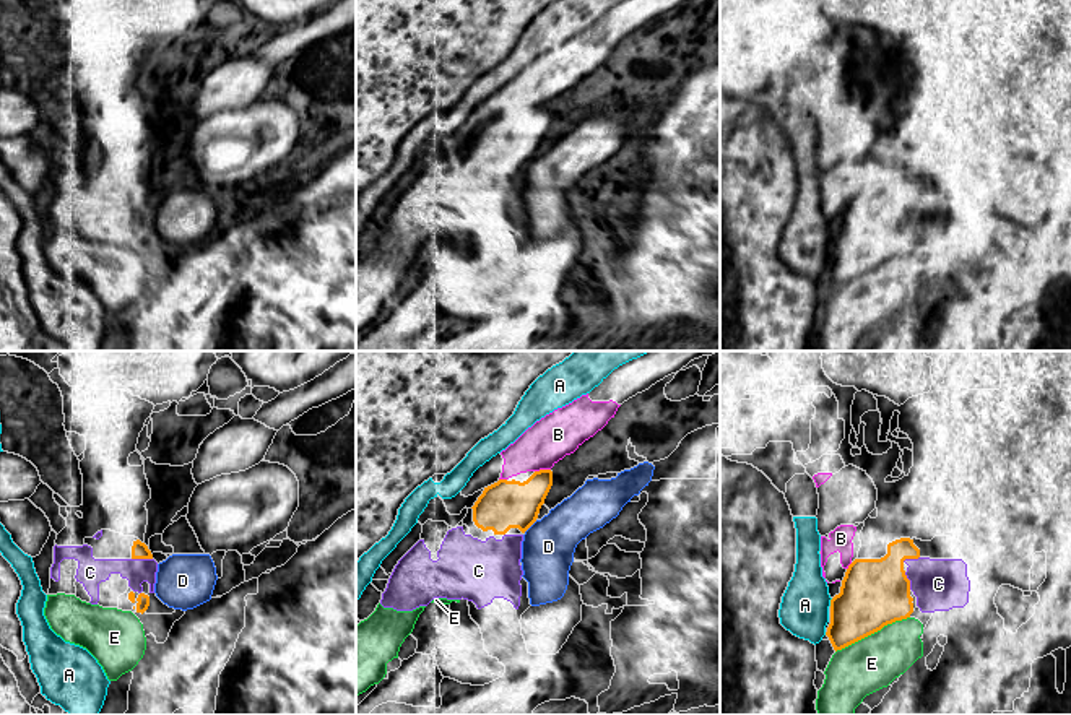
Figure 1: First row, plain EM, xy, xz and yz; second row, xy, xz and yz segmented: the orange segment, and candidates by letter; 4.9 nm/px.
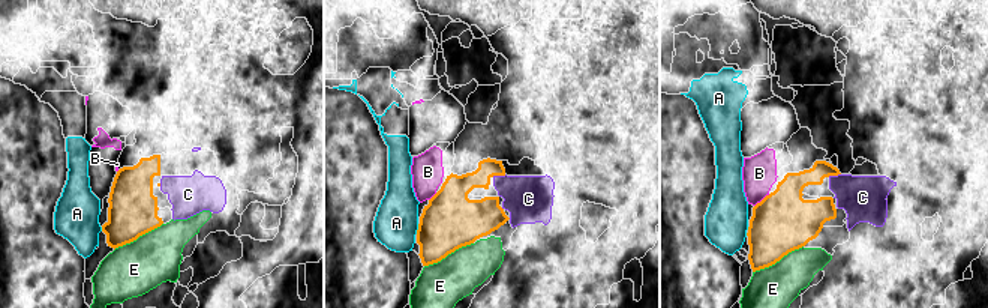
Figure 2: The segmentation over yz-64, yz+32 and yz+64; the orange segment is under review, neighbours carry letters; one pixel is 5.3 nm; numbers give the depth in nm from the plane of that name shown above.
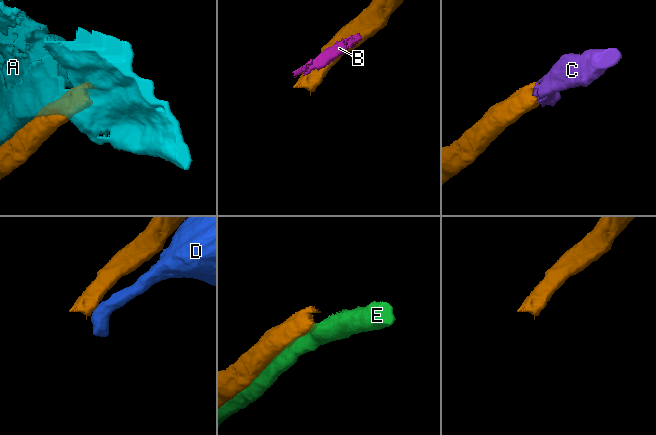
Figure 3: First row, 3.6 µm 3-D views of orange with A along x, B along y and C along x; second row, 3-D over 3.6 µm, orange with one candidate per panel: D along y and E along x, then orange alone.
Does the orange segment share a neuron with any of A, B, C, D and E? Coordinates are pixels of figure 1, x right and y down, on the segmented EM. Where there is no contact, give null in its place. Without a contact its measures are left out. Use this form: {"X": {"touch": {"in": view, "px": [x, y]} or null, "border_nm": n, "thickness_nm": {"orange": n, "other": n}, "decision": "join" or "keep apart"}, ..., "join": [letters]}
{"A": {"touch": {"in": "yz", "px": [831, 602]}, "border_nm": 40, "thickness_nm": {"orange": 340, "other": 240}, "decision": "keep apart"}, "B": {"touch": {"in": "xz", "px": [542, 470]}, "border_nm": 80, "thickness_nm": {"orange": 240, "other": 220}, "decision": "keep apart"}, "C": {"touch": {"in": "xy", "px": [142, 558]}, "border_nm": 100, "thickness_nm": {"orange": 80, "other": 130}, "decision": "join"}, "D": {"touch": {"in": "xz", "px": [530, 525]}, "border_nm": 90, "thickness_nm": {"orange": 240, "other": 260}, "decision": "keep apart"}, "E": {"touch": {"in": "yz", "px": [871, 632]}, "border_nm": 400, "thickness_nm": {"orange": 340, "other": 260}, "decision": "keep apart"}, "join": ["C"]}

